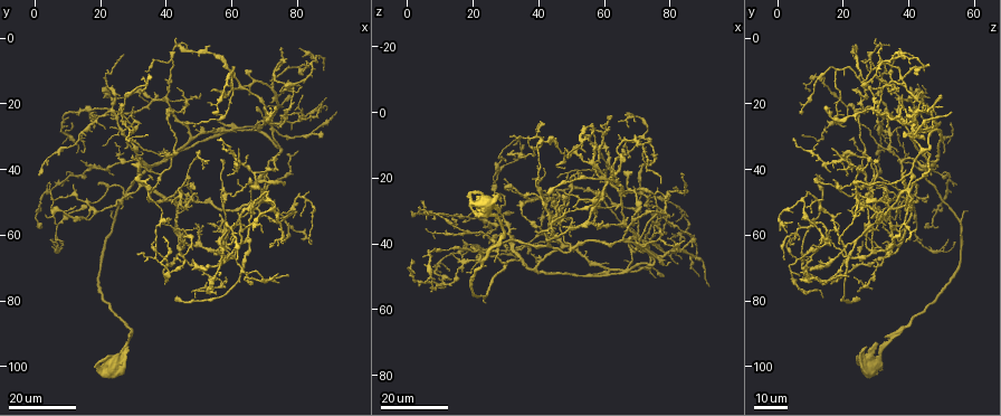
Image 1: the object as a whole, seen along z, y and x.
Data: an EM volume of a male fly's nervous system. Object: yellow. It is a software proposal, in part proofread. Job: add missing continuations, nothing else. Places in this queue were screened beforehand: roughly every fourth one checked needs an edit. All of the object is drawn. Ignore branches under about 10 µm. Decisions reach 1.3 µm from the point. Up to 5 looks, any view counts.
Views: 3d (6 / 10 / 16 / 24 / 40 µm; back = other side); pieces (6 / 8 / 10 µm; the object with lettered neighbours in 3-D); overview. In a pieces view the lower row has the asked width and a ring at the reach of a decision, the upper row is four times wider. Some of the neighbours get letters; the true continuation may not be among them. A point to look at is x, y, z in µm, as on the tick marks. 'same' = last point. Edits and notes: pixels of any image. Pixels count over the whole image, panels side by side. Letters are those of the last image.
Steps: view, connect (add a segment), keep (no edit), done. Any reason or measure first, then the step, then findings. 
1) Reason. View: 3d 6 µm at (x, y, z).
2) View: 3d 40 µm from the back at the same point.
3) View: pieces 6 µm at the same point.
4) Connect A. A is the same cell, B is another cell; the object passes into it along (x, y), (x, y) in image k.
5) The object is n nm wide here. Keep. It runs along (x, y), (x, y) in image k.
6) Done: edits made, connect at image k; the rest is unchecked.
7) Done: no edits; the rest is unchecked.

Tapers out. View: 3d 24 µm at (66, 36, 22).

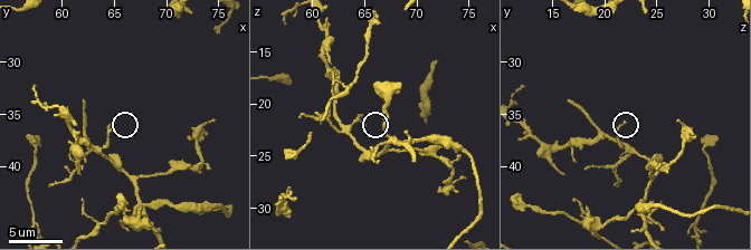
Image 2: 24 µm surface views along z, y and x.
See the neighbours. View: pieces 6 µm at (65.0, 36.0, 22.0).

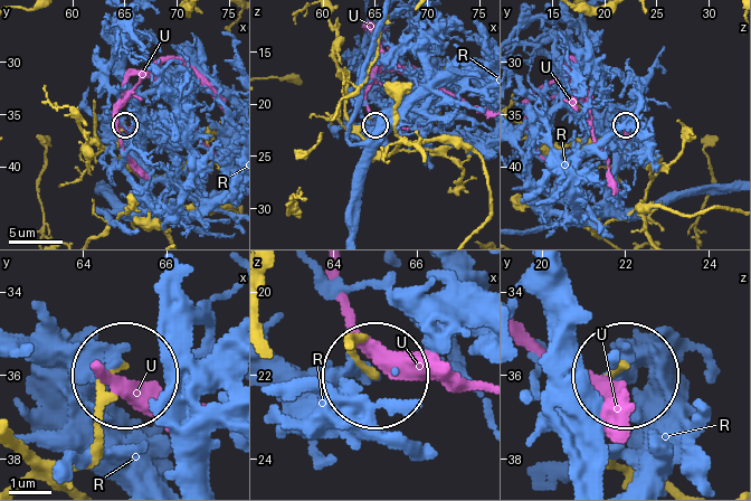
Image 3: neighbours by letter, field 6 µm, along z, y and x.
Keep. R and U are other cells; no lettered segment goes on from it.

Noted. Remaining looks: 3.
An open end. View: pieces 10 µm at (74.4, 35.8, 27.0).

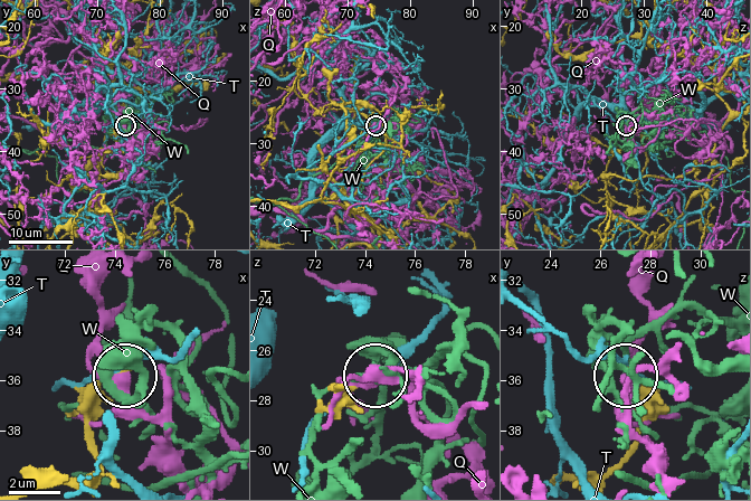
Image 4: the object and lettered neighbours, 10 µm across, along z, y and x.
The object is 140 nm wide here. Keep. Q, T and W are other cells; no lettered segment goes on from it.

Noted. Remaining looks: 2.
An open end. View: 3d 16 µm at (92, 22, 53).

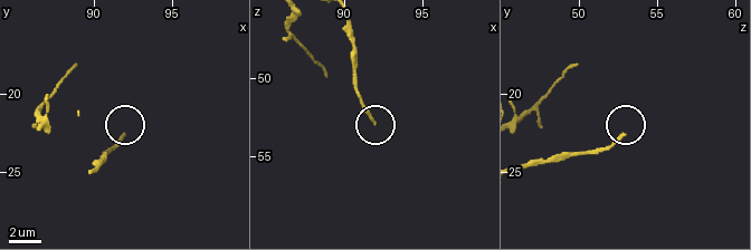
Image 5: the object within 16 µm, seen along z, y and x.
View: pieces 8 µm at (91.8, 22.6, 52.6).

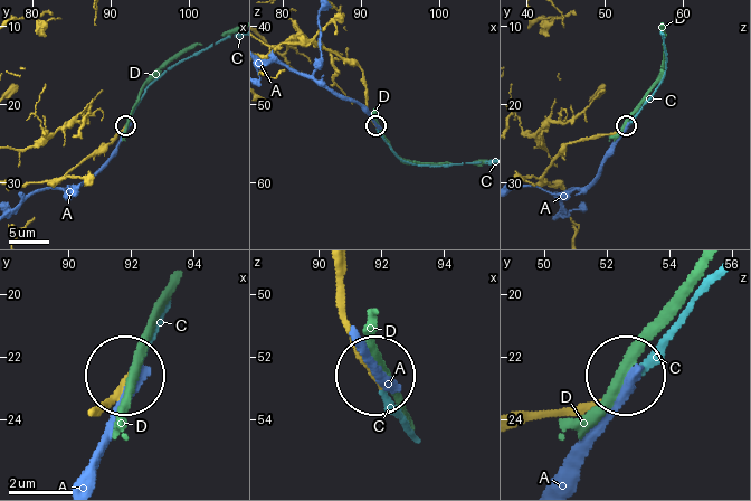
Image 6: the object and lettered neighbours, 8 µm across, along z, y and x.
Connect C. C is the same cell, A and D are other cells; the object passes into it along (347, 302), (357, 356), (410, 427) in image 6; it goes on there.

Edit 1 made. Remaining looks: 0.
Done: edits made, connect at image 6; the rest is unchecked.

